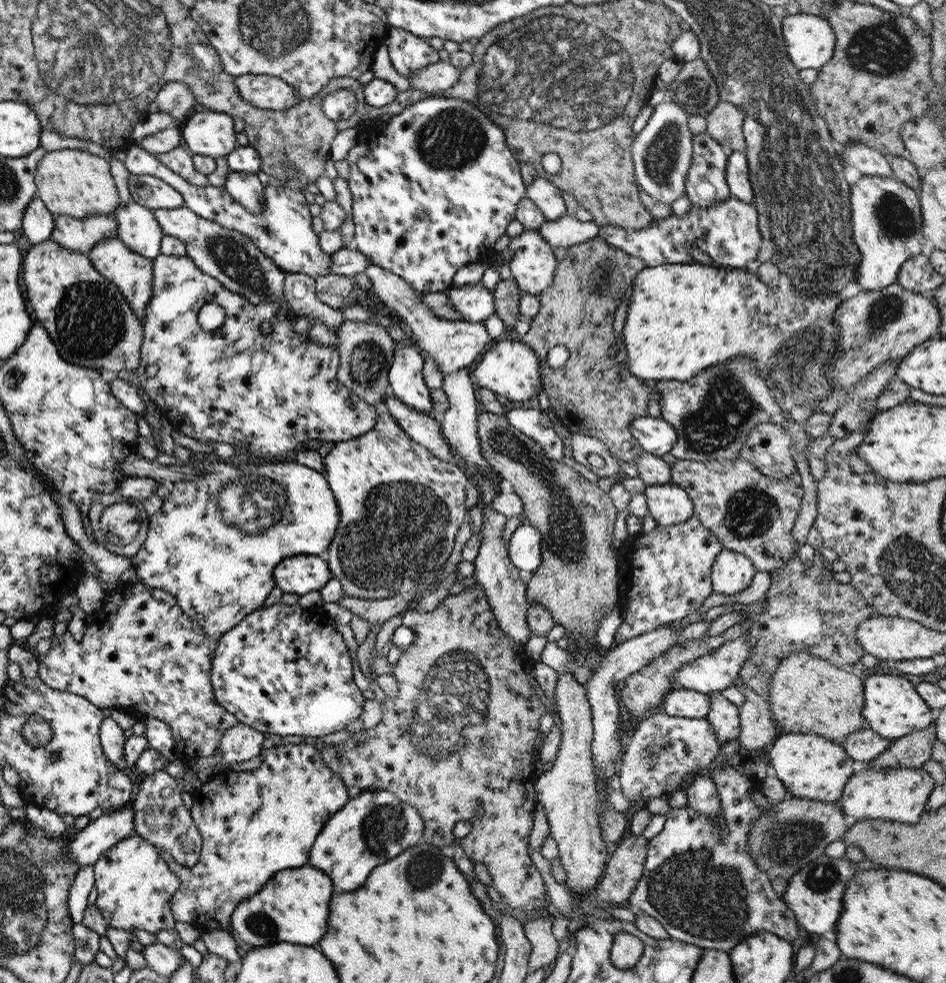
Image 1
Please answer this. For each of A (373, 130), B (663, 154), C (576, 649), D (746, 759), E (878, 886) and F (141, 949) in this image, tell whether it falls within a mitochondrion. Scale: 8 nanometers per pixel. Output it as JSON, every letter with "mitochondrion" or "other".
{"A":"other","B":"mitochondrion","C":"other","D":"other","E":"other","F":"other"}

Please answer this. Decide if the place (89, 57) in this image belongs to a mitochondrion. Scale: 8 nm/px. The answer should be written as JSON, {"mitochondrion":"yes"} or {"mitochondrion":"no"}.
{"mitochondrion":"yes"}

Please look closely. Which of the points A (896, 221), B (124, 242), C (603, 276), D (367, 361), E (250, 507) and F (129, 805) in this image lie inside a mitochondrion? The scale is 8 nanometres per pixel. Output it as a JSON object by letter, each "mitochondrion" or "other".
{"A":"mitochondrion","B":"other","C":"mitochondrion","D":"mitochondrion","E":"mitochondrion","F":"other"}

